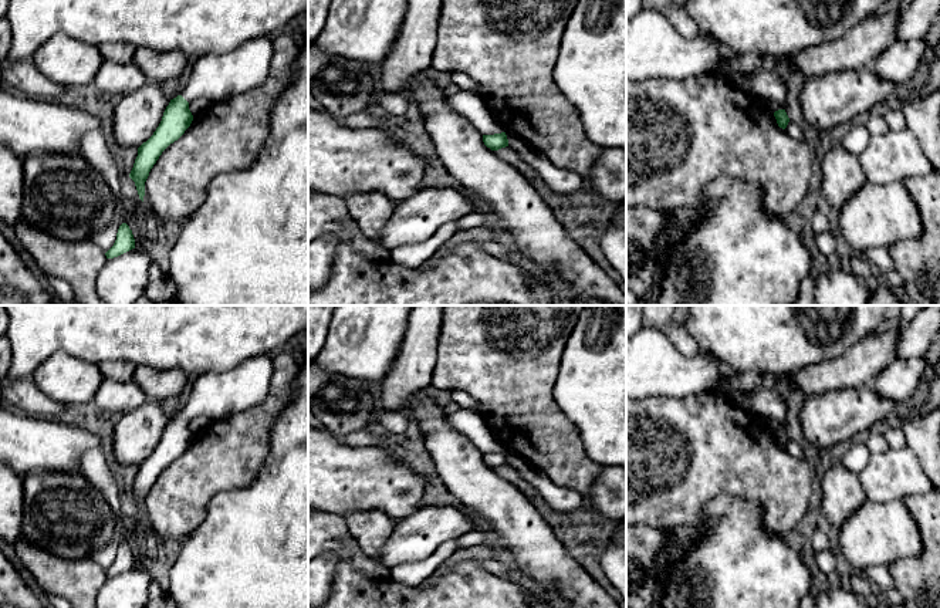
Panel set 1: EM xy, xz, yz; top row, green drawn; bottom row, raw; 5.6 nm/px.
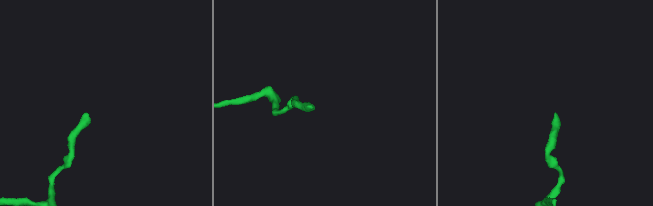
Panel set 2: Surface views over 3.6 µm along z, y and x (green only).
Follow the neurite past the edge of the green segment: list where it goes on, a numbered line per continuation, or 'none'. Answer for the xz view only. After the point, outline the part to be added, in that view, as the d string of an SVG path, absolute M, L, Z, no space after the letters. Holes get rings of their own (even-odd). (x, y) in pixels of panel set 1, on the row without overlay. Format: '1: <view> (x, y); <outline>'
none

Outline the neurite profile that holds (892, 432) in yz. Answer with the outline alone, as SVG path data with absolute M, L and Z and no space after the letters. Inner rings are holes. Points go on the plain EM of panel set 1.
M889 423L880 429L887 440L889 447L900 449L906 446L905 435L897 423Z

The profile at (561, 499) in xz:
M505 450L508 466L515 470L518 477L535 487L542 499L555 510L579 511L582 507L582 494L575 490L568 490L557 486L541 470L530 465L523 456L513 450Z

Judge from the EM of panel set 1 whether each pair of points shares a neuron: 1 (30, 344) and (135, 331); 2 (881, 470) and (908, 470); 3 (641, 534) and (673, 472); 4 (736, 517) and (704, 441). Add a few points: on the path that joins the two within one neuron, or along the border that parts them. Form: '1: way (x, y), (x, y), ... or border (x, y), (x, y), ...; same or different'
1: way (56, 331), (110, 331); same
2: way (888, 470), (900, 470); same
3: border (641, 523), (649, 527), (663, 527), (668, 532); different
4: border (757, 503), (717, 495), (706, 505), (703, 514); different

